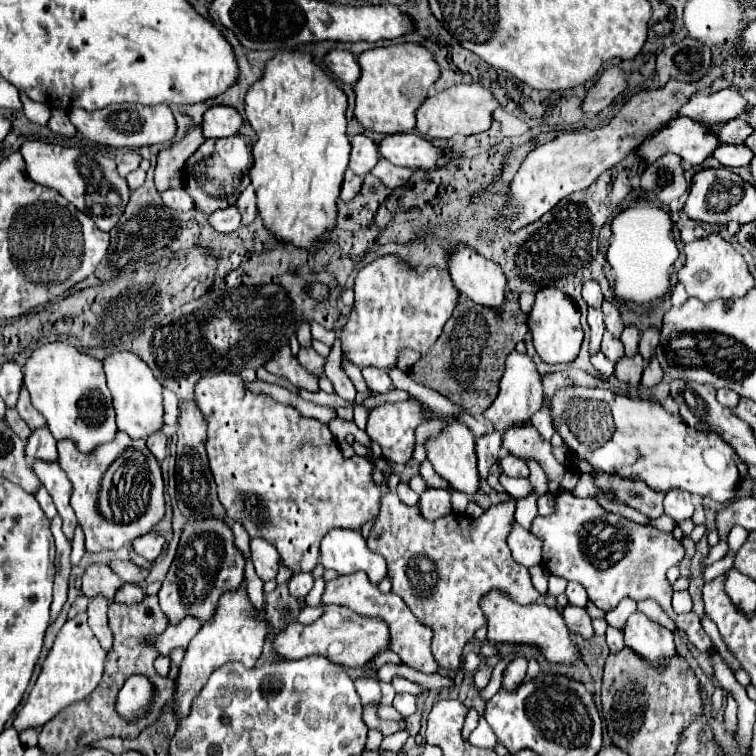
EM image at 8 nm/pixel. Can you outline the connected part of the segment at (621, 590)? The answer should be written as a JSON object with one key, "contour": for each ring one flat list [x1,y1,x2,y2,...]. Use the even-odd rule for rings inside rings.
{"contour":[[569,491,557,497,557,513,551,517,535,517,531,533,541,539,543,553,541,563,551,575,559,575,567,581,577,581,587,589,589,599,603,611,611,611,625,597,635,601,657,599,659,605,671,615,677,629,683,629,689,641,699,651,711,651,713,643,703,631,701,621,695,613,677,615,671,609,673,587,667,581,667,569,679,565,685,557,683,543,673,537,673,533,659,531,651,525,633,523,621,515,607,513,597,505,593,497,579,499],[611,541,611,547,609,547]]}

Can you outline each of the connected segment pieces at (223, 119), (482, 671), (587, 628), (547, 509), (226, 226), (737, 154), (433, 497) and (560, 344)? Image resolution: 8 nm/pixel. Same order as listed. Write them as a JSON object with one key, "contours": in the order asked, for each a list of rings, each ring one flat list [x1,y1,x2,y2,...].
{"contours":[[[213,105,203,115,203,137,231,137,239,131,243,119,237,109,227,105]],[[491,665,479,667,479,669,475,671,475,675,473,675,473,683,475,683,475,687,477,687,479,691,487,687,487,683,489,683,489,679,491,679,491,671,493,671]],[[567,605,563,609,563,621,569,627,571,633,577,633,585,639,593,637,593,627,591,627,591,617,587,615,585,607,575,607,575,605]],[[550,494,541,496,537,501,538,515,549,516,556,510,556,500]],[[227,207,227,209,215,211,213,215,209,215,209,223,213,229,217,229,221,233,233,233,241,225,241,215,239,215,237,207]],[[719,145,717,151,713,153,713,157,727,169,735,169,735,167,747,167,751,163,751,159,755,157,755,153,745,147,745,145]],[[427,489,419,501,419,513,427,521,437,521,451,513,449,491,445,489]],[[547,287,537,293,535,305,529,315,529,329,533,333,535,351,545,363,571,363,579,355,579,347,583,341,579,317,581,313,577,305,557,287]]]}

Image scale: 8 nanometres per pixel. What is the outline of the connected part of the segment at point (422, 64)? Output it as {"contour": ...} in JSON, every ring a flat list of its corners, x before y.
{"contour":[[397,43,389,47,375,47,359,55,361,79,355,83,355,117,357,121,377,133,409,133,415,129,415,111,423,105,429,89,439,79,439,63,433,51,415,43]]}

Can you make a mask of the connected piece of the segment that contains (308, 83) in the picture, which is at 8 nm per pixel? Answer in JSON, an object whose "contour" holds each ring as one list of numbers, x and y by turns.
{"contour":[[285,51,271,57,261,79,249,87,245,115,257,133,255,163,249,175,257,193,259,215,277,239,315,249,325,231,335,225,335,199,351,151,349,136,345,135,345,111,345,93,309,53]]}

